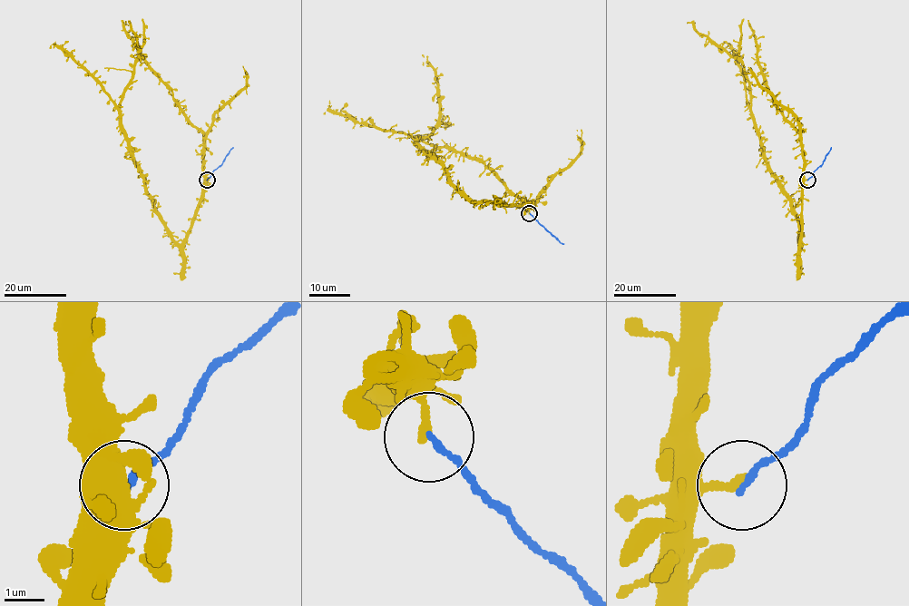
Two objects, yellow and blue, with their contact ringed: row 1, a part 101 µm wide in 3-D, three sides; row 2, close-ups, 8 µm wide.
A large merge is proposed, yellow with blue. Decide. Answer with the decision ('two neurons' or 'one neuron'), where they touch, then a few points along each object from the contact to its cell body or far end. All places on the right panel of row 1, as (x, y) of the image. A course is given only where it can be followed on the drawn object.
two neurons; place (807, 180); course yellow (807, 180), (798, 241), (798, 217), (771, 170), (754, 124), (744, 65), (687, 23); course blue (807, 180), (822, 164), (831, 147)

